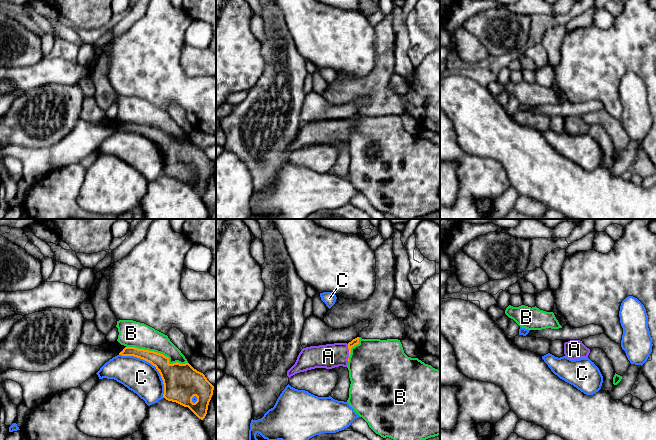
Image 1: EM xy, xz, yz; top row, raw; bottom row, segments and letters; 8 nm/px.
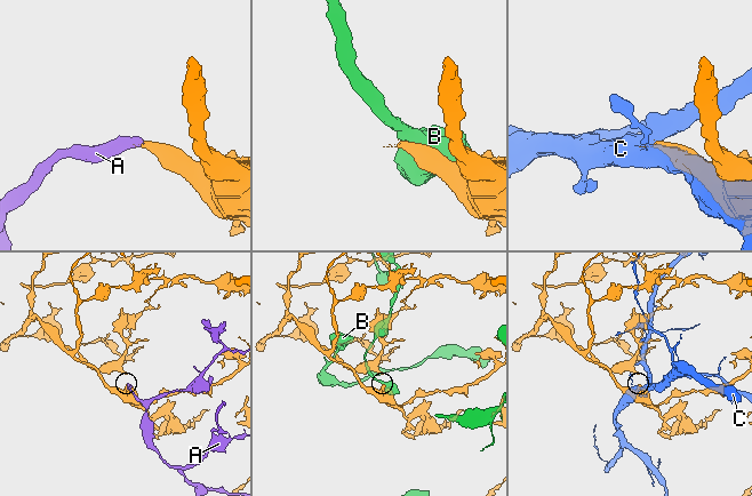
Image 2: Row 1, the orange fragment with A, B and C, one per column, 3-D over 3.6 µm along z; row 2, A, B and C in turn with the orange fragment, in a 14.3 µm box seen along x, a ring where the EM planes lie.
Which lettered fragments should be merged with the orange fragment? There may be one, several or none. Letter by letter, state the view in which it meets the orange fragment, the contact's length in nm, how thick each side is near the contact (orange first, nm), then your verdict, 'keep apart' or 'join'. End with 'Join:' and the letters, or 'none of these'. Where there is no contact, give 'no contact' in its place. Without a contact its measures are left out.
A: xz | 140 nm | 50/200 nm | join
B: xy | 500 nm | 220/200 nm | keep apart
C: xy | 500 nm | 260/260 nm | keep apart
Join: A

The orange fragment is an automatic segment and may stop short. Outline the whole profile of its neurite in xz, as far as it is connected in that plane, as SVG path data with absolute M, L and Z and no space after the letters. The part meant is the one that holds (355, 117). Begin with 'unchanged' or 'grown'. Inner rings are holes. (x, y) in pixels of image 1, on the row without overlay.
grown | M359 113L347 119L334 119L303 124L295 140L287 147L291 152L315 144L332 145L343 142L348 143L351 124L359 120Z

